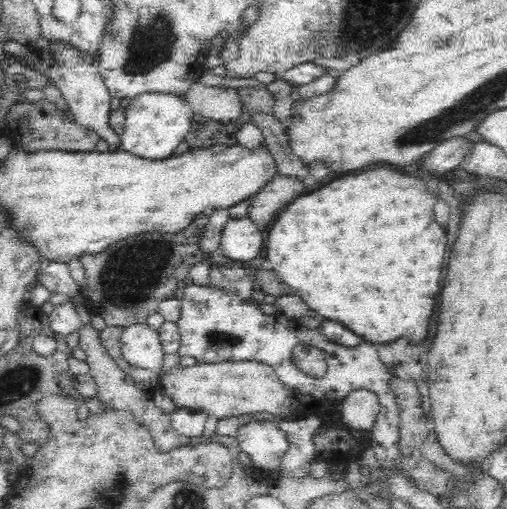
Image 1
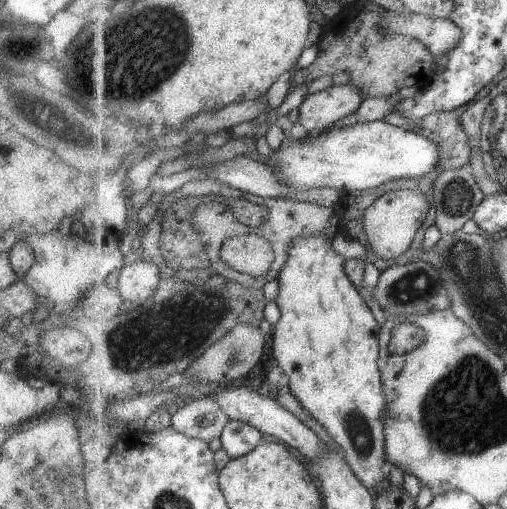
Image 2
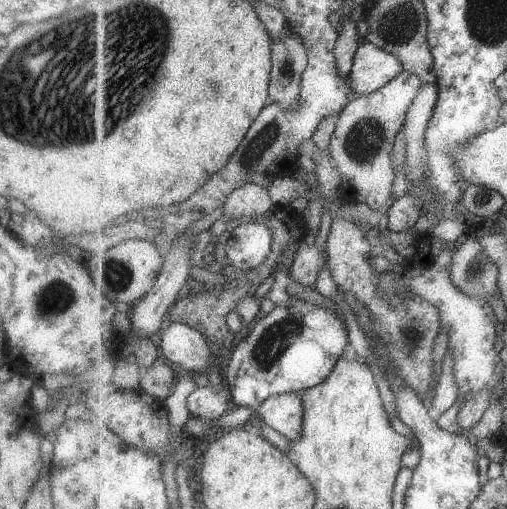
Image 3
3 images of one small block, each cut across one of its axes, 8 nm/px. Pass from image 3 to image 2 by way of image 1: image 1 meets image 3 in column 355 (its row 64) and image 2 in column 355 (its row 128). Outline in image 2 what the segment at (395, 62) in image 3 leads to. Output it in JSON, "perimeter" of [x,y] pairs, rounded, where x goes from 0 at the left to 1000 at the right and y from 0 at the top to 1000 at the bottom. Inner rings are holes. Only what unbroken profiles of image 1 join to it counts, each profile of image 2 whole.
{"perimeter":[[[686,161],[682,167],[653,167],[621,185],[611,185],[590,212],[590,240],[607,263],[631,261],[653,253],[673,234],[696,226],[716,204],[718,193],[702,169]]]}

